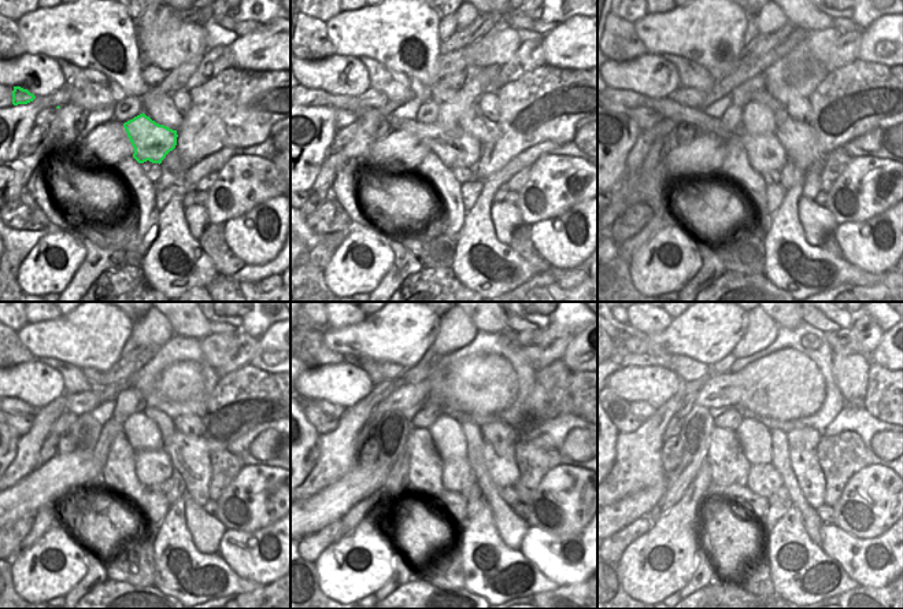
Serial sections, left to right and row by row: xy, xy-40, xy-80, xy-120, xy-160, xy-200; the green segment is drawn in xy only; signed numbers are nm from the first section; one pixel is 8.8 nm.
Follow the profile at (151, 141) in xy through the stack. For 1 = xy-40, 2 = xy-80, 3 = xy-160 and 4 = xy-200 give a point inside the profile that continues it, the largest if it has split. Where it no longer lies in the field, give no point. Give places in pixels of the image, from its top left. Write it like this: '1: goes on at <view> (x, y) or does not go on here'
1: goes on at xy-40 (452, 146)
2: goes on at xy-80 (765, 152)
3: goes on at xy-160 (456, 475)
4: goes on at xy-200 (763, 480)

